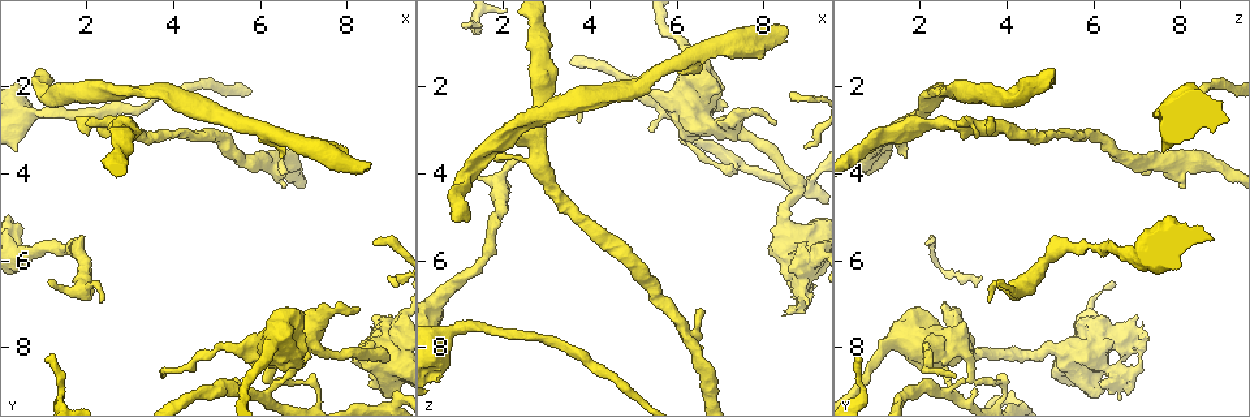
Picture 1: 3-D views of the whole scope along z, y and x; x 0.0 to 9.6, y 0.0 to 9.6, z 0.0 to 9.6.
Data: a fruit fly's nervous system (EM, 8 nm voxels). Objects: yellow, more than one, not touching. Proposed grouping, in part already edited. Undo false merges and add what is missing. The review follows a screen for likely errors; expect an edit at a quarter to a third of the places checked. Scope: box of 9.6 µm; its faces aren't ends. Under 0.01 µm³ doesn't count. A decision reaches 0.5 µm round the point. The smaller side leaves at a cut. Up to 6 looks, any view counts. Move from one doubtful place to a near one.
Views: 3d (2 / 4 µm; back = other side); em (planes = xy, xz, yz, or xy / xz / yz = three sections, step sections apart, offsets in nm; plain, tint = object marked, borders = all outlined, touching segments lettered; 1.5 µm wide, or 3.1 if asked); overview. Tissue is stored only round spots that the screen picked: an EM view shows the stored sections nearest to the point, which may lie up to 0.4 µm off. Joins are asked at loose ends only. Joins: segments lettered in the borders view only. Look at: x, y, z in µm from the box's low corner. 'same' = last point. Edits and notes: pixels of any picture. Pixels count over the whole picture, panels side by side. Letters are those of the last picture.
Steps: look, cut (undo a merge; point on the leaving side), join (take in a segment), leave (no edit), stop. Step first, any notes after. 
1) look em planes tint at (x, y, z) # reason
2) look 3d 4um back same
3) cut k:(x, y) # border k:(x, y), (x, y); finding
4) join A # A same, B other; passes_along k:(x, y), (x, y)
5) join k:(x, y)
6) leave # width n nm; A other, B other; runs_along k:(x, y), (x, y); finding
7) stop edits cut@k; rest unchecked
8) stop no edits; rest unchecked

look 3d 2um at (0.90, 1.70, 5.05) # free end

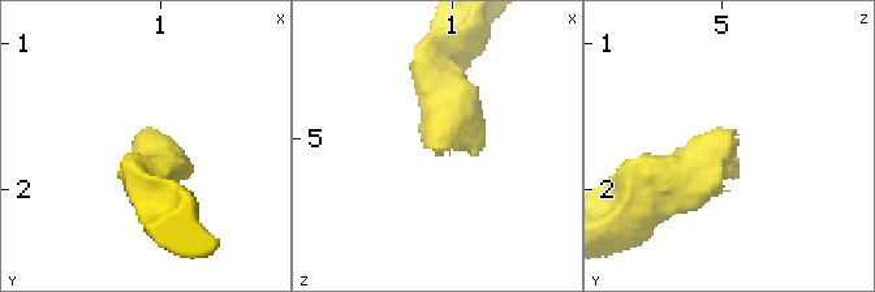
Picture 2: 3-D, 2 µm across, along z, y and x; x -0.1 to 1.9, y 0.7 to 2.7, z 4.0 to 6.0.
look em planes borders at (0.84, 1.66, 5.06)

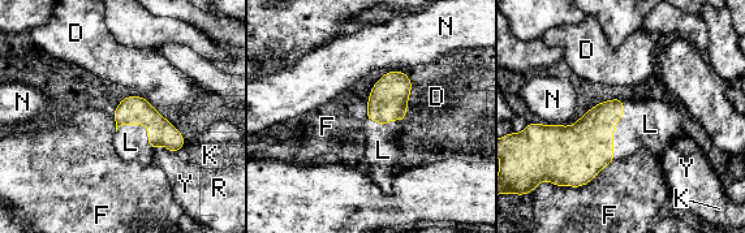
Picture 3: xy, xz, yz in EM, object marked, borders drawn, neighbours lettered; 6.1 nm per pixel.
join L # D other, F other, K other, L same, N other, R other, Y other; the neuron continues

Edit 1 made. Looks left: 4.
look em planes borders at (2.10, 2.95, 2.90) # free end

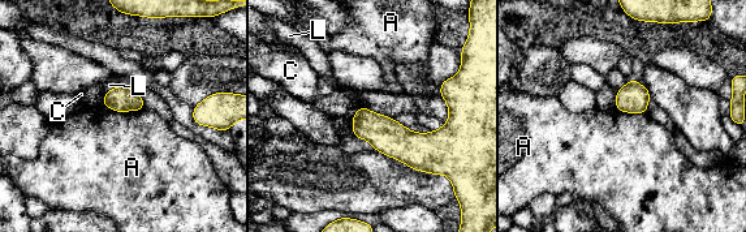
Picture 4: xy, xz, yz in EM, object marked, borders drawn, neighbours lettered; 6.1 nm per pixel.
leave # width 150 nm; A other, C other, L other; runs_along 4:(449, 124), (434, 141), (356, 130); none of them fits

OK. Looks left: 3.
look 3d 4um at (1.15, 6.45, 3.75) # an open end

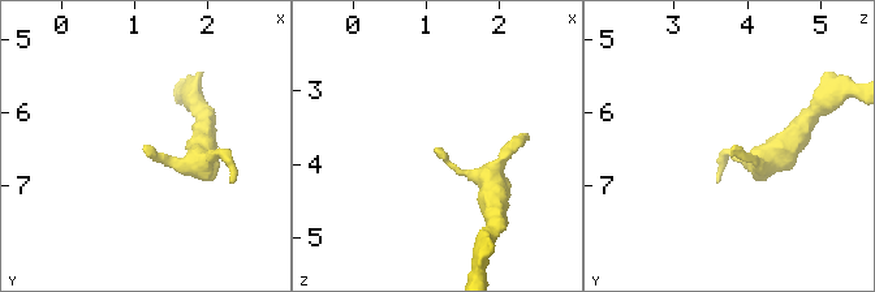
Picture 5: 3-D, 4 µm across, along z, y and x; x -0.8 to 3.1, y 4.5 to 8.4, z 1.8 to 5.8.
look em xy step 4 tint at (1.15, 6.55, 3.80) # shape alone is not enough

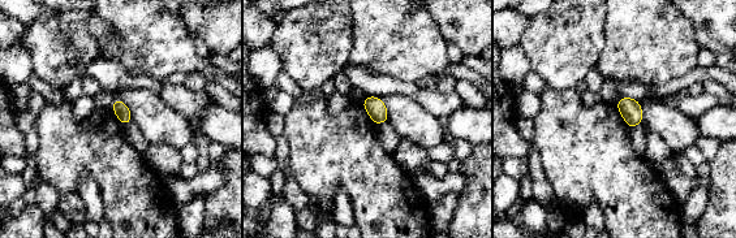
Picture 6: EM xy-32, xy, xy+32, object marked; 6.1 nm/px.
look em yz step 8 borders same # another direction

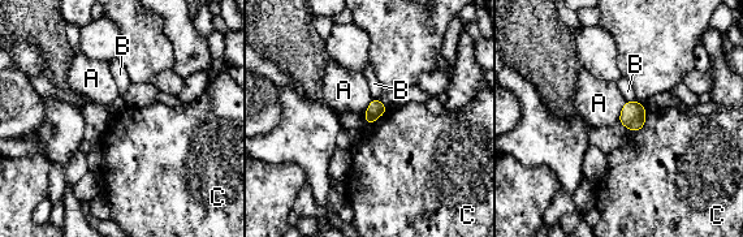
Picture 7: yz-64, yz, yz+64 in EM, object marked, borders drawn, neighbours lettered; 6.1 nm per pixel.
leave # longest_contact C 180 nm; A other, B other, C other; border 7:(389, 110), (366, 125); no lettered segment goes on from it

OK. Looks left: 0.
stop edits join@3; rest unchecked

